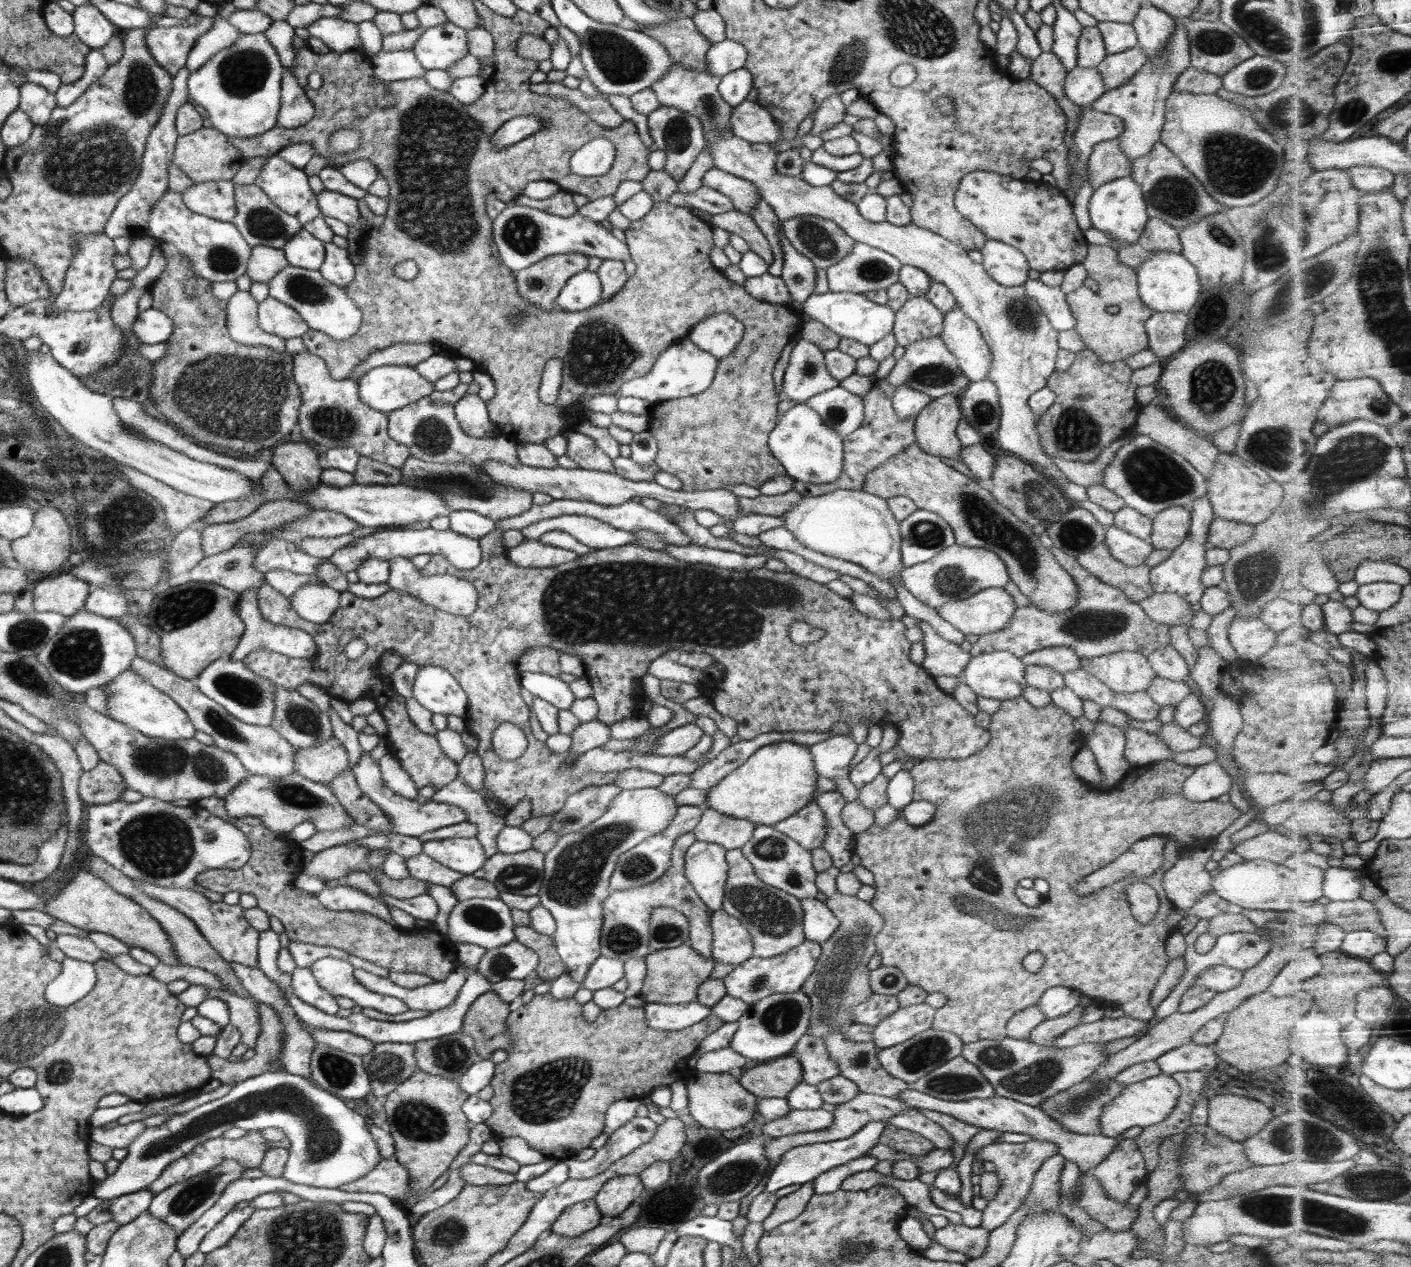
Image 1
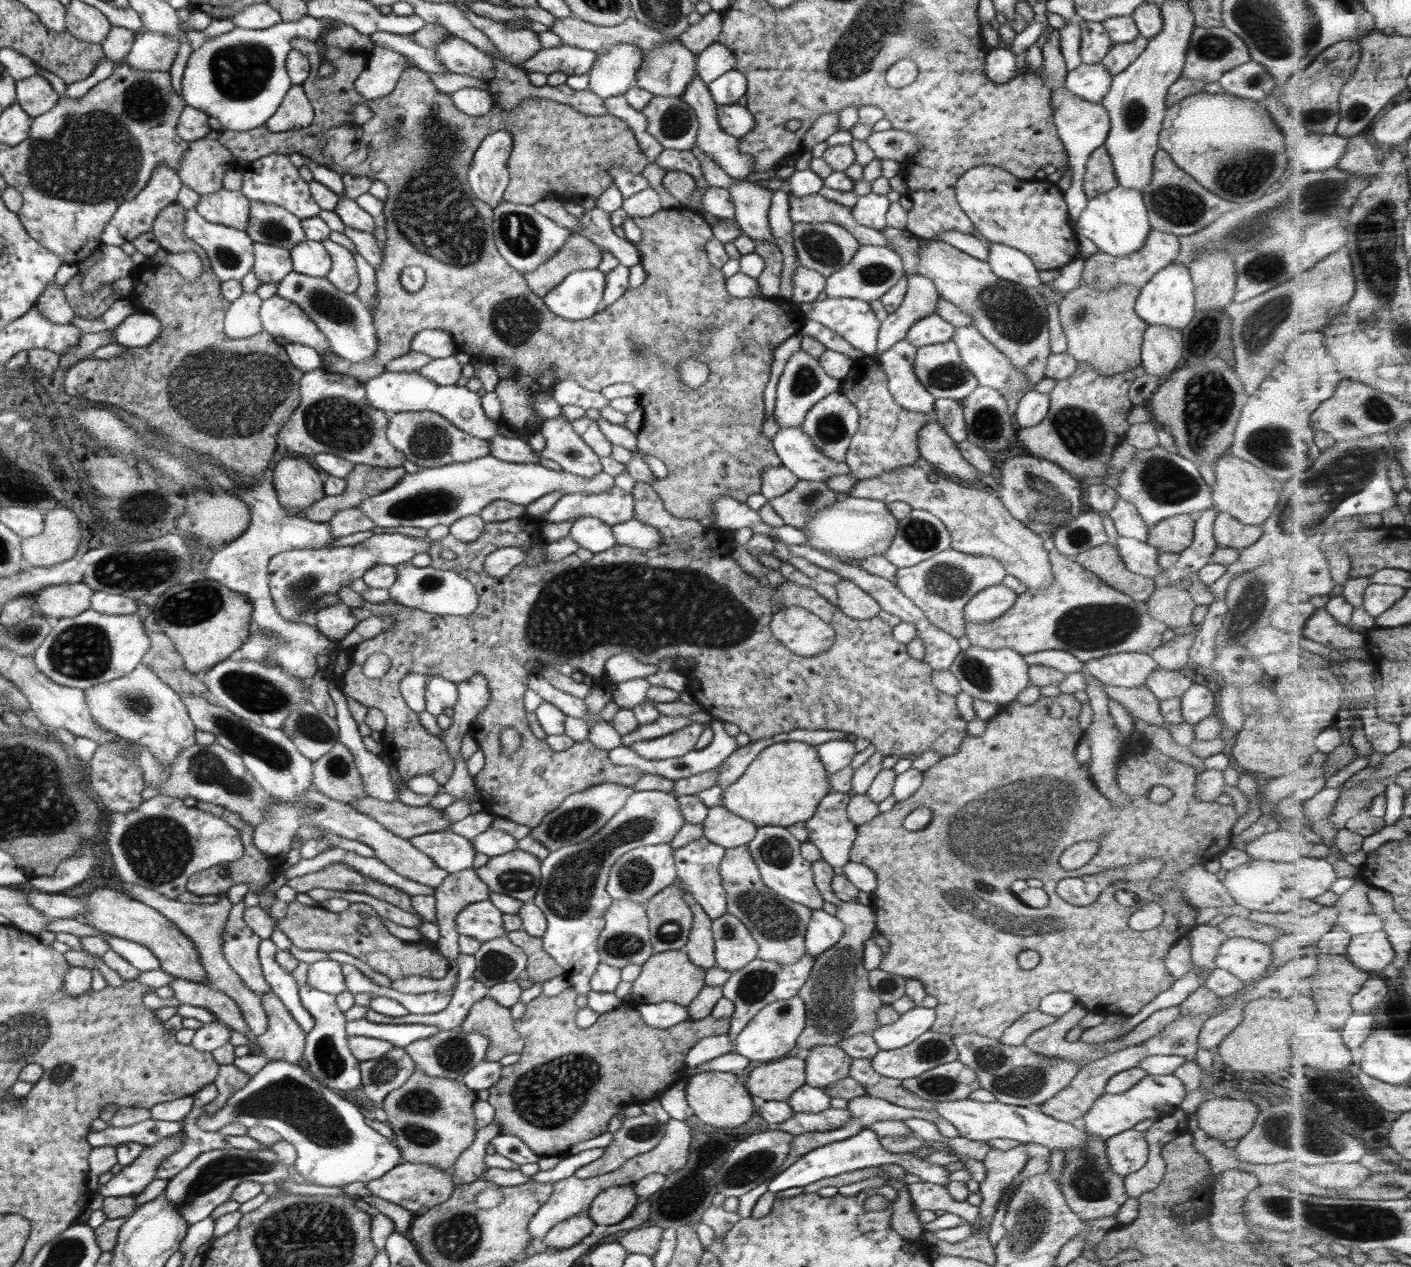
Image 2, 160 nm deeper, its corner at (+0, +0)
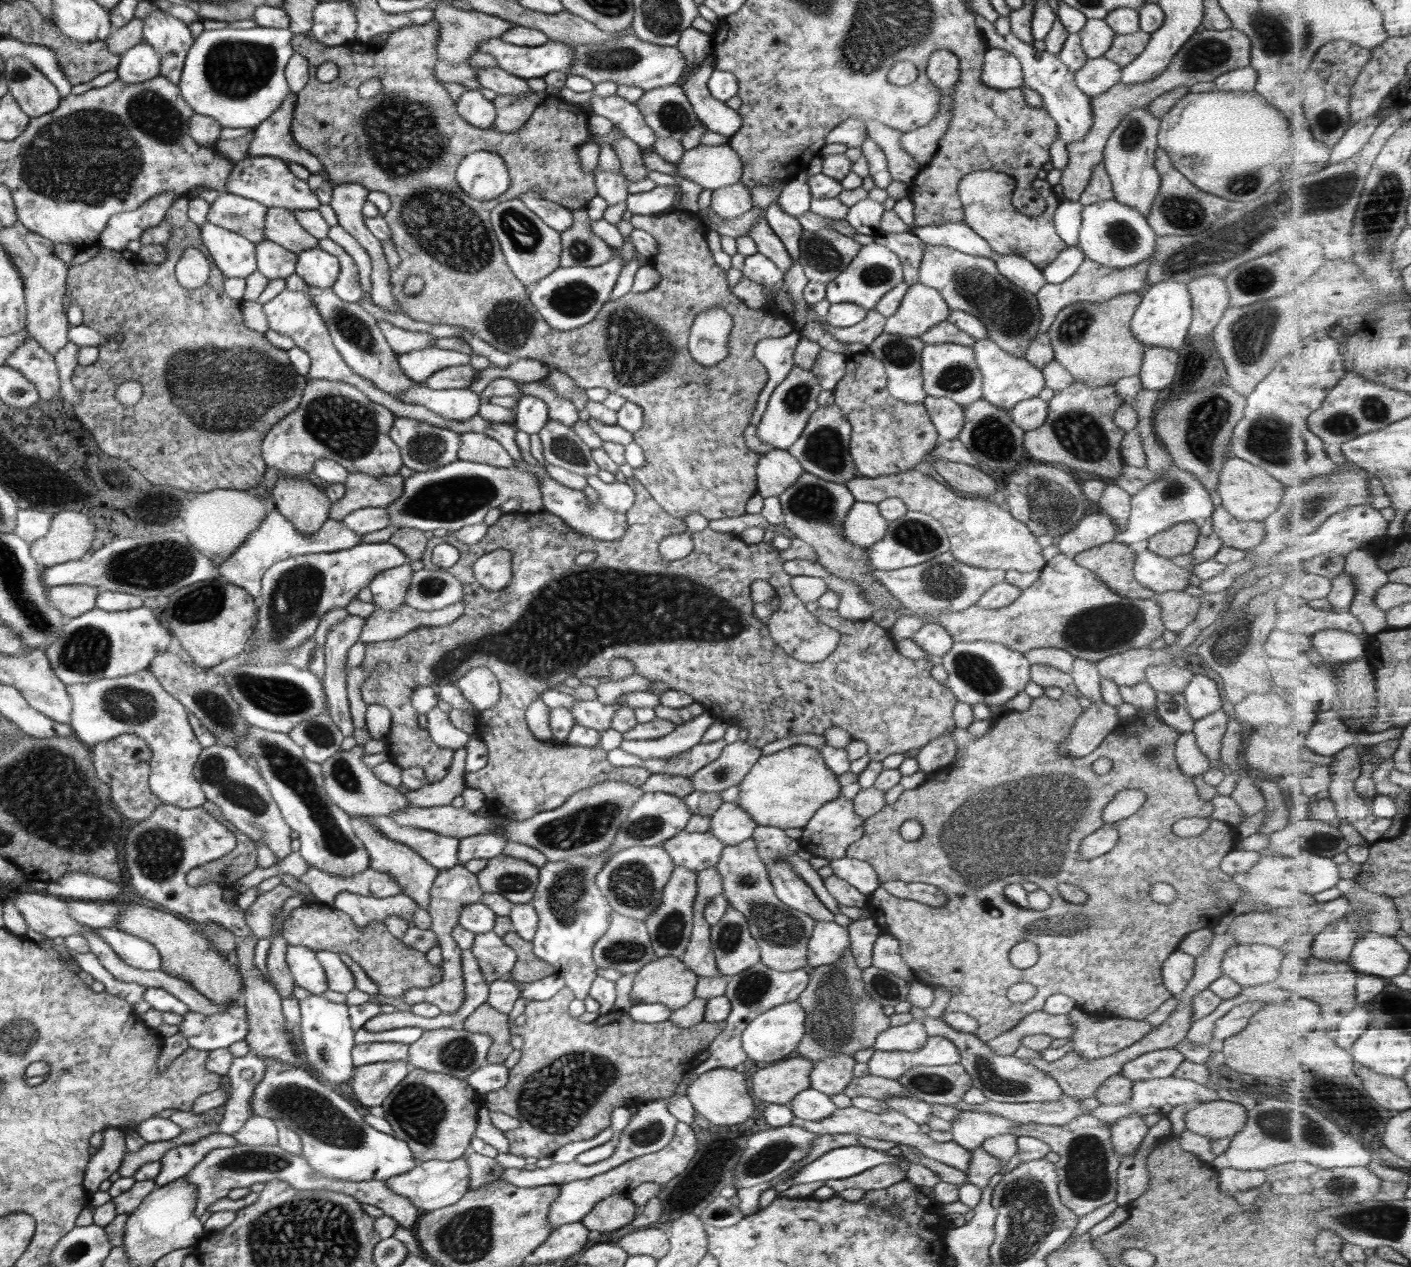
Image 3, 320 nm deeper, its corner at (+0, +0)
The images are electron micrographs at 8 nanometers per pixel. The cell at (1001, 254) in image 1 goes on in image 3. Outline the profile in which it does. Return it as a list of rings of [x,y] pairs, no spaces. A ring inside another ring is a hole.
[[[995,254],[995,264],[999,274],[1028,293],[1036,295],[1047,284],[1042,271],[1020,256]]]

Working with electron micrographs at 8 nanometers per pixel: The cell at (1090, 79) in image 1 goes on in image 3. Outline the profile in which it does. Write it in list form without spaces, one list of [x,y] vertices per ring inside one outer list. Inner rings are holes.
[[[1102,57],[1089,58],[1084,66],[1074,73],[1077,87],[1089,97],[1105,93],[1120,81],[1121,66]]]

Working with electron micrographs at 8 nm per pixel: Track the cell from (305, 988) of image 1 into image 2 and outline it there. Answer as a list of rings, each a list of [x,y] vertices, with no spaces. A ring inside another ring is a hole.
[[[306,982],[299,988],[301,1003],[314,1017],[315,1023],[312,1030],[306,1035],[306,1046],[303,1058],[308,1062],[311,1076],[324,1086],[332,1090],[360,1090],[361,1070],[360,1061],[349,1049],[344,1013],[338,1008],[335,994],[322,992]]]

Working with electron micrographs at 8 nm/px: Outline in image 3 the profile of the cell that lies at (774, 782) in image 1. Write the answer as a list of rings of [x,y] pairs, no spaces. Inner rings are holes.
[[[793,745],[770,755],[762,755],[738,786],[737,802],[757,825],[781,829],[802,828],[826,802],[838,798],[840,786],[818,752],[810,746]]]

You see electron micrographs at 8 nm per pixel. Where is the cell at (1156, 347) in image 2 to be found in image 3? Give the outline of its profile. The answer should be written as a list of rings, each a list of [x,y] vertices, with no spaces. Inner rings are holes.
[[[1146,346],[1139,373],[1142,388],[1159,392],[1167,390],[1175,377],[1178,364],[1179,351],[1161,346]]]

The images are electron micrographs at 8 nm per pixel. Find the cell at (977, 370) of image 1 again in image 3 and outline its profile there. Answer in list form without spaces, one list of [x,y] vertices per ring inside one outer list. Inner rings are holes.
[[[990,338],[976,340],[974,346],[974,362],[982,374],[983,398],[992,404],[1009,410],[1022,400],[1036,398],[1045,387],[1045,378],[1038,368],[1031,366],[1024,358],[1016,358],[1002,350]]]

